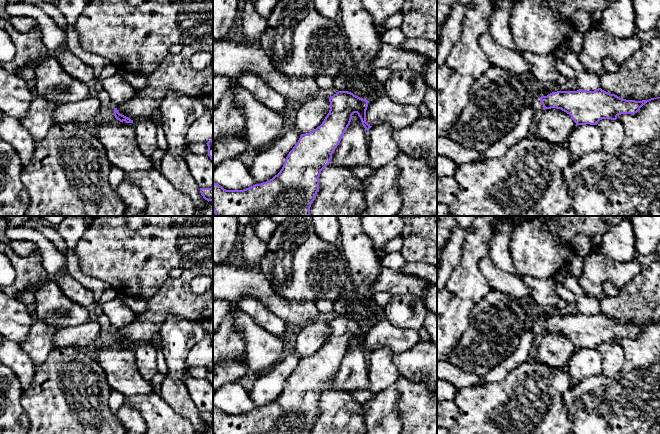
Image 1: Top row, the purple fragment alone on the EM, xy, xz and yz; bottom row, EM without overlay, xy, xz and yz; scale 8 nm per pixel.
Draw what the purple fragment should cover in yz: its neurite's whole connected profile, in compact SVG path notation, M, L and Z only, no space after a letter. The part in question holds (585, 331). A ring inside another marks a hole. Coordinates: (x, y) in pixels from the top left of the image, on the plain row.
M601 312L594 315L579 313L577 315L557 315L552 316L547 320L536 321L533 323L531 331L534 340L541 340L545 333L557 332L569 338L576 349L597 349L602 343L616 344L621 338L633 339L637 337L647 326L659 322L660 321L642 325L626 324L615 318L610 318Z

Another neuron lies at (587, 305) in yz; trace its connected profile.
M555 281L554 290L562 301L575 303L580 313L594 315L600 310L600 301L598 299L574 294L565 287L563 282Z

